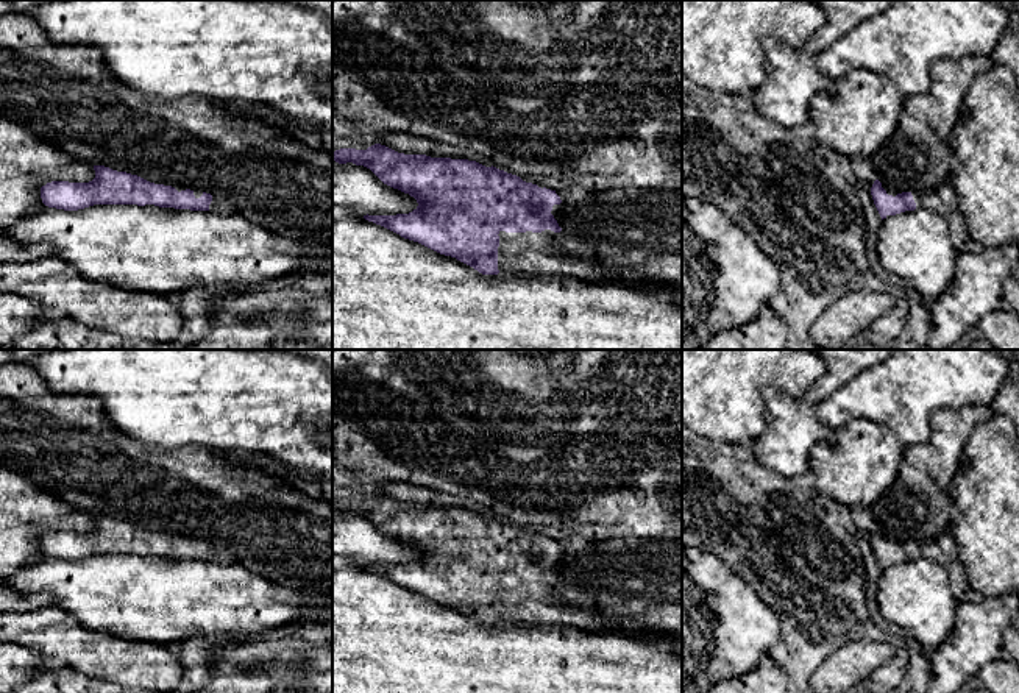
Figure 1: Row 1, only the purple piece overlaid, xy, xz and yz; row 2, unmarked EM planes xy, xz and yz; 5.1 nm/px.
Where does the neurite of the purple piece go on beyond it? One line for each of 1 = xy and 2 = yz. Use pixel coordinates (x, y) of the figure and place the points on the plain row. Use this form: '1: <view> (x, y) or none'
1: xy (223, 554)
2: yz (943, 548)

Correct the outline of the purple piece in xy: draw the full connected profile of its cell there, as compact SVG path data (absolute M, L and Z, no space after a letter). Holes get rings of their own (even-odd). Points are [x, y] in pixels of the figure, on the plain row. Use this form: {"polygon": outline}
{"polygon": "M94 515L95 528L89 532L51 531L41 537L42 553L48 557L78 560L94 554L154 554L159 557L214 560L223 563L237 563L237 557L226 548L212 546L198 538L184 538L181 535L164 535L150 532L137 524L117 521L105 515Z"}

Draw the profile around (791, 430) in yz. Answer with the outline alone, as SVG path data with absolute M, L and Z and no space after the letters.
M763 389L765 431L752 443L755 460L771 471L796 478L810 470L808 457L815 445L835 439L805 400Z

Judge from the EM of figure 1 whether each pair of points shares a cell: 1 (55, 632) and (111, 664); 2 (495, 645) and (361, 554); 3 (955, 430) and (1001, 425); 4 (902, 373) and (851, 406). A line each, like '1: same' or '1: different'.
1: same
2: different
3: different
4: same

